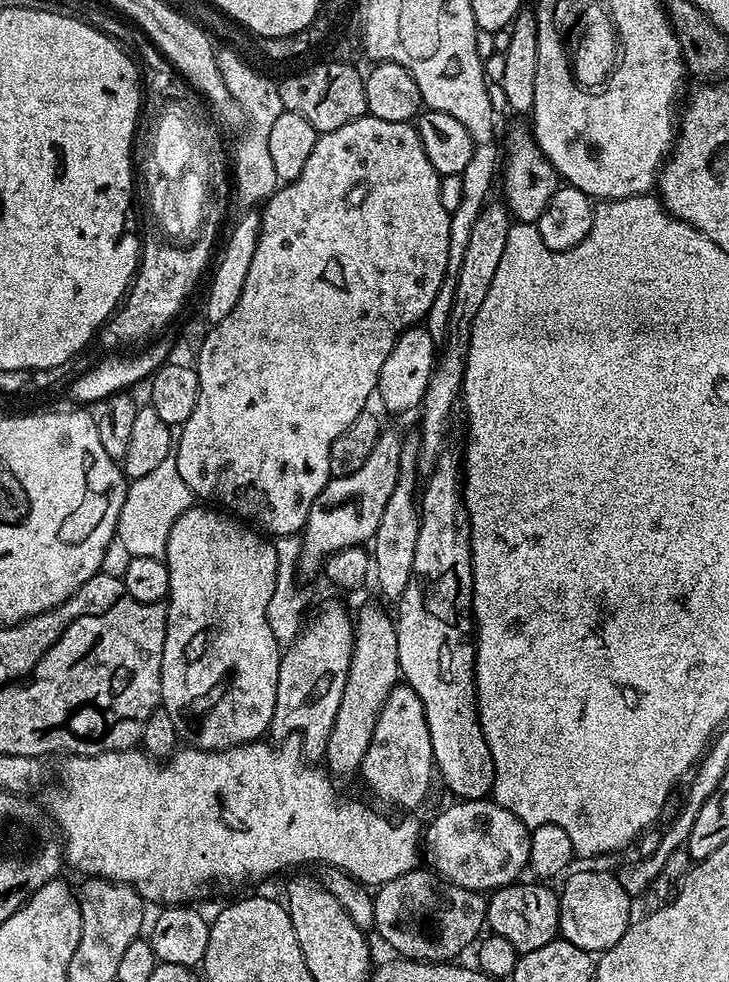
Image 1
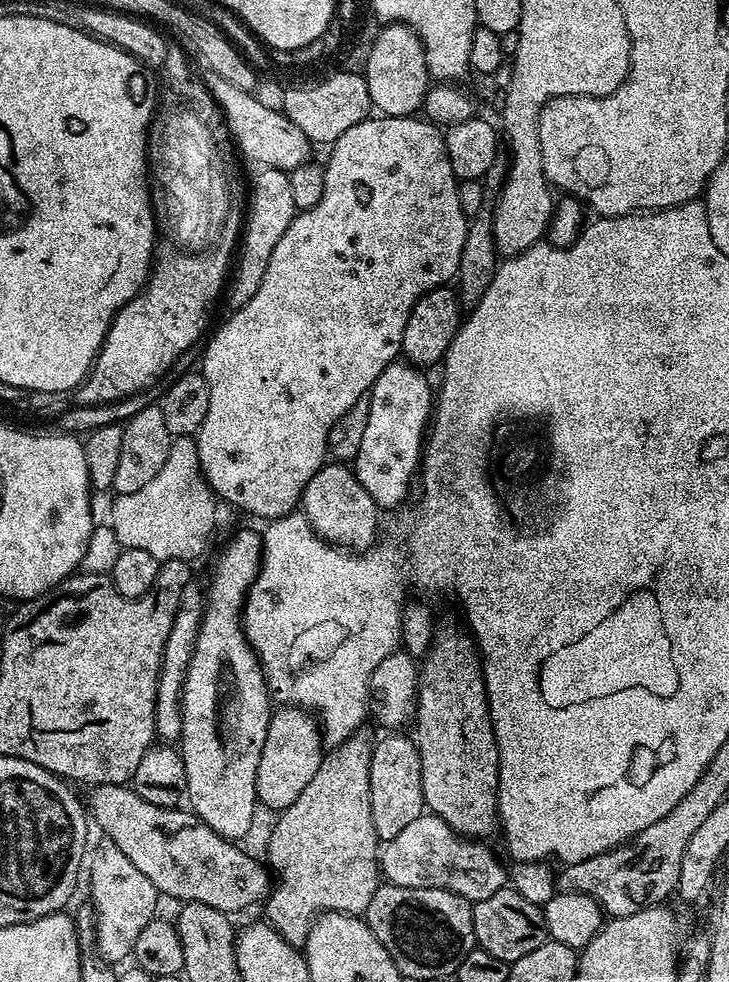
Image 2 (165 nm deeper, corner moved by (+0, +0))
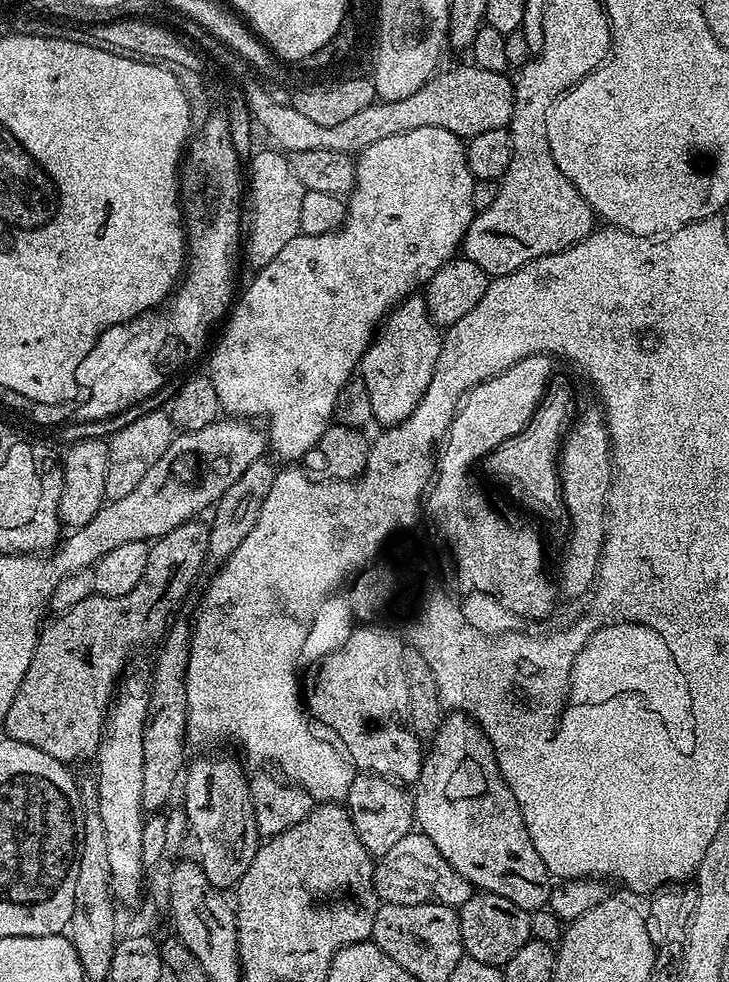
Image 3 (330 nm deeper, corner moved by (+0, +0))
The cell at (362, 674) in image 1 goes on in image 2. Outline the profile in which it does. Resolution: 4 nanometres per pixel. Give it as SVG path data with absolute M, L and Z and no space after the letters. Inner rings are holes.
M366 730L356 731L350 738L335 745L318 766L306 790L294 803L275 817L276 825L268 836L266 864L274 873L274 883L263 905L267 923L272 925L286 942L303 946L308 927L322 912L347 912L360 916L370 906L374 890L382 883L378 863L378 837L374 830L374 813L370 811L370 758L374 736Z

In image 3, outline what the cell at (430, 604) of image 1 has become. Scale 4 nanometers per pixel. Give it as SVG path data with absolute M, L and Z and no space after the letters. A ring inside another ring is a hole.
M454 712L441 721L430 744L432 749L424 752L420 777L414 785L415 827L434 844L438 854L442 854L442 858L458 874L462 874L462 878L471 882L473 889L510 898L514 906L522 906L522 910L530 914L543 909L546 894L553 888L554 880L542 858L538 858L538 850L534 850L526 822L522 822L522 810L518 810L518 802L498 770L490 738L486 738L486 734L470 717L462 712Z

